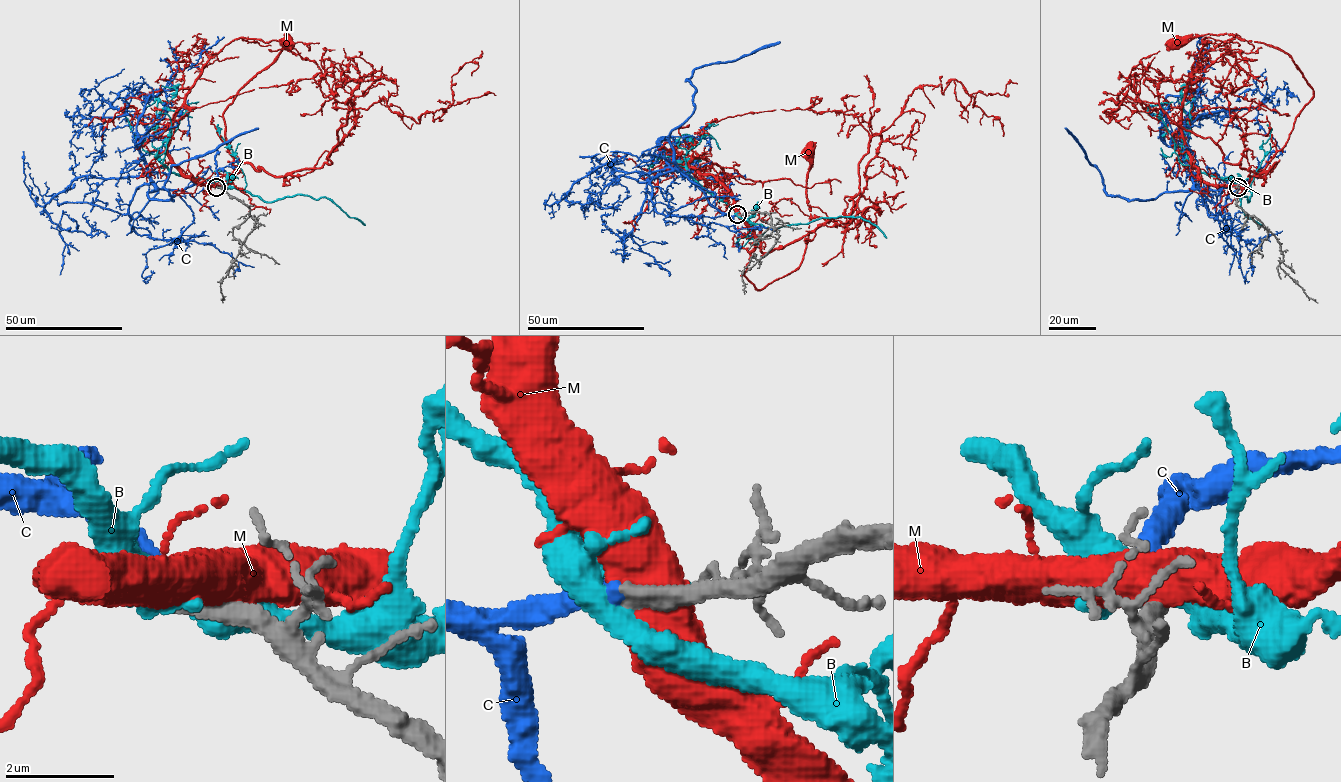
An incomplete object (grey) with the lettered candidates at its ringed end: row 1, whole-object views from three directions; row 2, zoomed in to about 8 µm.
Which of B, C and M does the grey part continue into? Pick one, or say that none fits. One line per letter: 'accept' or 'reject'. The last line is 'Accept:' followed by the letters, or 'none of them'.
B: reject
C: accept
M: reject
Accept: C

